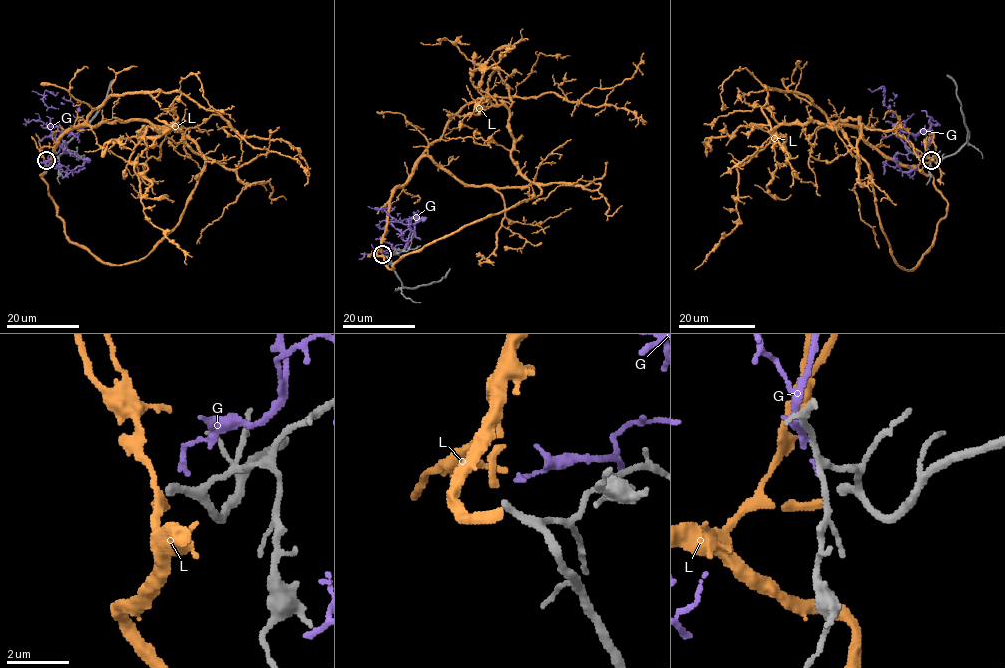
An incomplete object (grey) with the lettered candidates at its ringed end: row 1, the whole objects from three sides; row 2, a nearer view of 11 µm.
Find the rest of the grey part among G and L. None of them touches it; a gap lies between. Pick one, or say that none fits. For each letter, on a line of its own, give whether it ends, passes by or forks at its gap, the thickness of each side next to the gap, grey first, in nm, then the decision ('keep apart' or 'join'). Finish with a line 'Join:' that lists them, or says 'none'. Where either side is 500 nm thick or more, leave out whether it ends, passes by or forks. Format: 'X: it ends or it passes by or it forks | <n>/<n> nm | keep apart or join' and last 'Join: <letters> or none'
G: it ends | 240/150 nm | keep apart
L: it ends | 240/260 nm | join
Join: L

